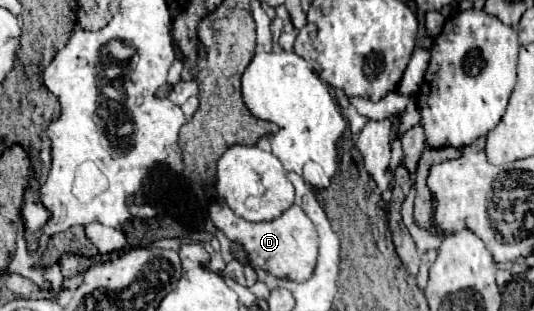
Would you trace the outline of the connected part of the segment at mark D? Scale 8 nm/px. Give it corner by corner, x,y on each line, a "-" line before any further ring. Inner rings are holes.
215,200
209,206
209,218
229,240
235,240
243,246
249,264
253,268
261,268
277,278
289,278
293,282
305,282
307,278
311,278
317,260
319,242
317,242
317,230
313,222
299,206
291,206
271,222
253,224
235,216
233,210
223,200

